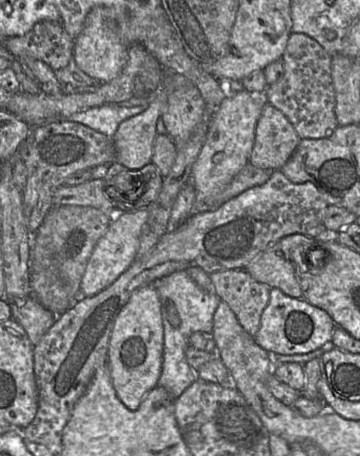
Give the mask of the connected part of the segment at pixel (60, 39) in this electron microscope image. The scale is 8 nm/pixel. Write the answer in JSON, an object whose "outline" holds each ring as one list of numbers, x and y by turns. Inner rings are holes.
{"outline":[[44,20,23,36,4,39,3,45,16,59,31,57,56,71,73,58,74,41,61,22]]}

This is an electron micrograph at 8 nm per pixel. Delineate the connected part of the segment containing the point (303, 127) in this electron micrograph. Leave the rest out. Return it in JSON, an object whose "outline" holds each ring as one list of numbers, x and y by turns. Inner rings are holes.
{"outline":[[291,33,282,55,284,73,264,92,265,102,279,109,291,122,300,139,329,137,337,128,331,56,313,38]]}

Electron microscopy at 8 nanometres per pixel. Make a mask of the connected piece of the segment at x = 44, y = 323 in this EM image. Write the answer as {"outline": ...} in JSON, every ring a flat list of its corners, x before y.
{"outline":[[33,295,25,300,10,302,10,307,12,318,24,328,33,347,40,342,57,318]]}

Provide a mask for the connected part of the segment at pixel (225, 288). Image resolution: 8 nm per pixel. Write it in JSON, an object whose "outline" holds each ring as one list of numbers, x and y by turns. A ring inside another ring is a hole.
{"outline":[[245,269,220,270,209,276,215,286,215,294,229,305,244,330,255,337,262,313,269,303,270,287,255,280]]}

